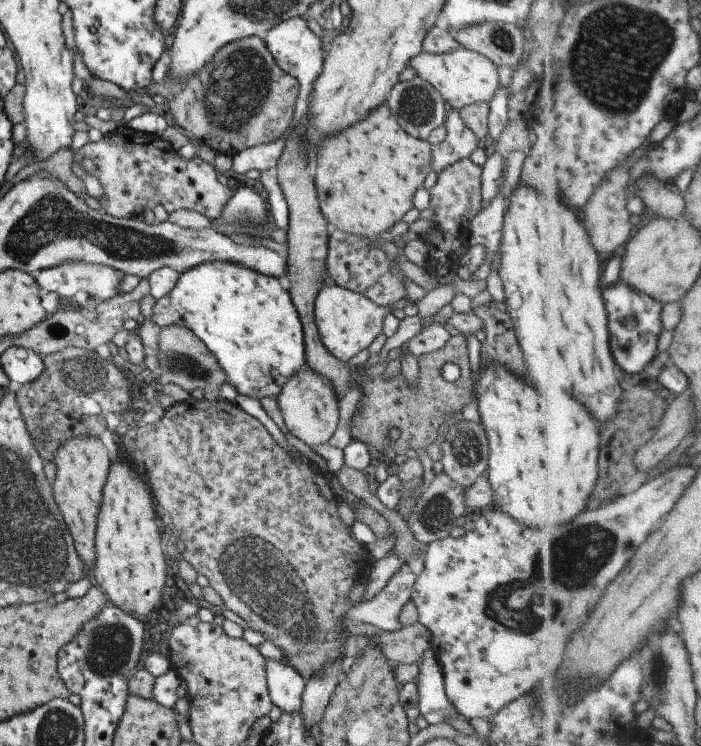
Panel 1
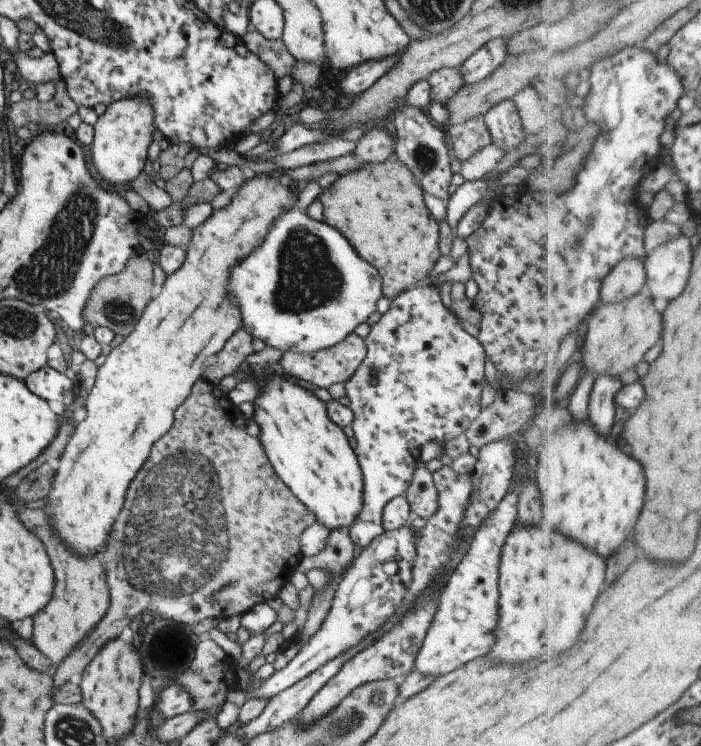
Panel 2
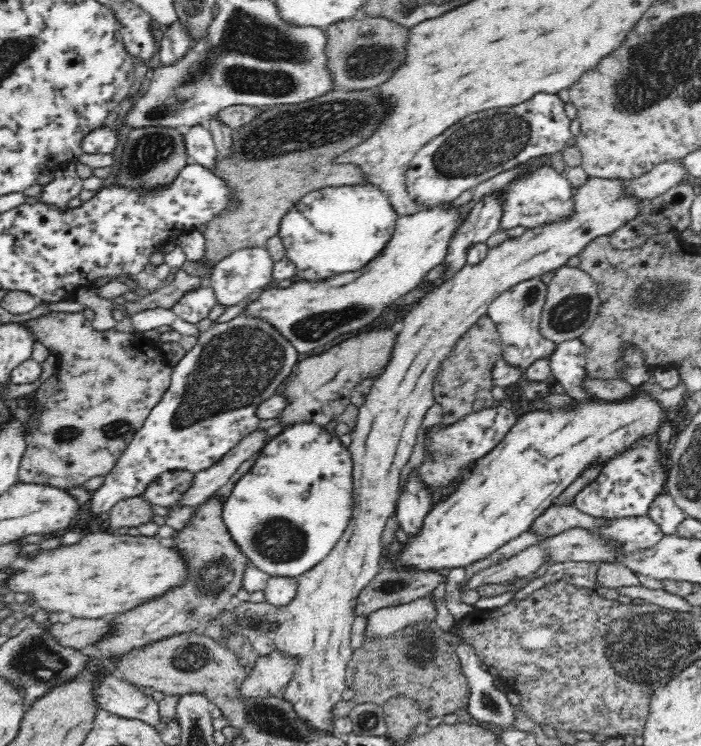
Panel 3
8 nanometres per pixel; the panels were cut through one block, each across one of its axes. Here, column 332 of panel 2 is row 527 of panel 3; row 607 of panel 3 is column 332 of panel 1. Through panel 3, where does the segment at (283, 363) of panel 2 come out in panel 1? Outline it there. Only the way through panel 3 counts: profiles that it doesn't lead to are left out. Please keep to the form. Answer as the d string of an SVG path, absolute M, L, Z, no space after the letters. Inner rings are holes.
M325 275L325 283L326 285L321 287L317 298L315 298L313 320L315 320L315 326L323 346L337 360L346 363L373 342L373 338L381 332L381 324L387 313L393 309L402 309L409 304L408 299L401 298L392 305L381 307L371 302L366 296L335 285L328 275Z

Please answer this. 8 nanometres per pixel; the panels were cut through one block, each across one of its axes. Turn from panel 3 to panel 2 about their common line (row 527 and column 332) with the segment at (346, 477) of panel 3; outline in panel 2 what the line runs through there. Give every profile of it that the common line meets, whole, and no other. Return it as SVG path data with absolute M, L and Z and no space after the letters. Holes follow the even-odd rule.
M317 181L305 182L295 204L267 226L265 240L243 260L239 260L227 278L225 294L235 298L242 327L252 338L259 338L265 346L273 346L281 352L311 354L335 346L376 311L375 304L382 296L381 279L375 268L361 260L335 228L323 221L315 222L307 216L305 208L319 196L320 190Z

